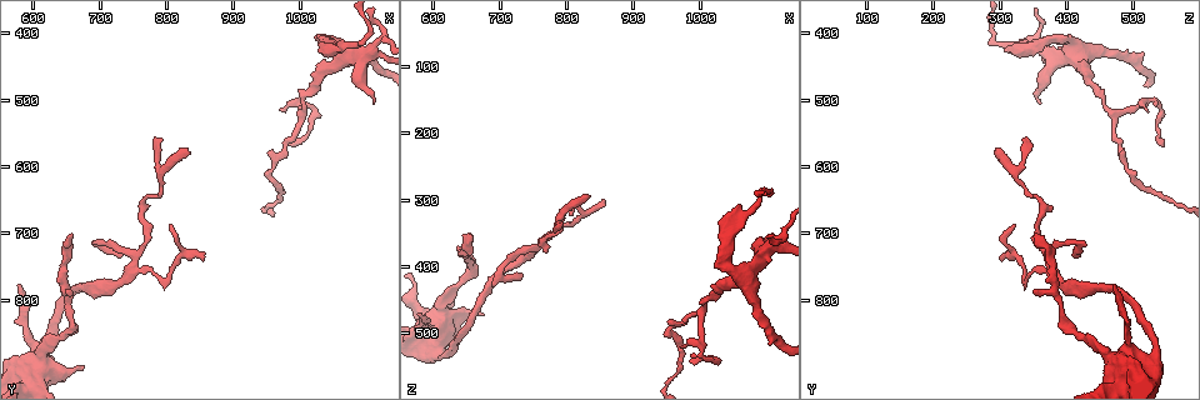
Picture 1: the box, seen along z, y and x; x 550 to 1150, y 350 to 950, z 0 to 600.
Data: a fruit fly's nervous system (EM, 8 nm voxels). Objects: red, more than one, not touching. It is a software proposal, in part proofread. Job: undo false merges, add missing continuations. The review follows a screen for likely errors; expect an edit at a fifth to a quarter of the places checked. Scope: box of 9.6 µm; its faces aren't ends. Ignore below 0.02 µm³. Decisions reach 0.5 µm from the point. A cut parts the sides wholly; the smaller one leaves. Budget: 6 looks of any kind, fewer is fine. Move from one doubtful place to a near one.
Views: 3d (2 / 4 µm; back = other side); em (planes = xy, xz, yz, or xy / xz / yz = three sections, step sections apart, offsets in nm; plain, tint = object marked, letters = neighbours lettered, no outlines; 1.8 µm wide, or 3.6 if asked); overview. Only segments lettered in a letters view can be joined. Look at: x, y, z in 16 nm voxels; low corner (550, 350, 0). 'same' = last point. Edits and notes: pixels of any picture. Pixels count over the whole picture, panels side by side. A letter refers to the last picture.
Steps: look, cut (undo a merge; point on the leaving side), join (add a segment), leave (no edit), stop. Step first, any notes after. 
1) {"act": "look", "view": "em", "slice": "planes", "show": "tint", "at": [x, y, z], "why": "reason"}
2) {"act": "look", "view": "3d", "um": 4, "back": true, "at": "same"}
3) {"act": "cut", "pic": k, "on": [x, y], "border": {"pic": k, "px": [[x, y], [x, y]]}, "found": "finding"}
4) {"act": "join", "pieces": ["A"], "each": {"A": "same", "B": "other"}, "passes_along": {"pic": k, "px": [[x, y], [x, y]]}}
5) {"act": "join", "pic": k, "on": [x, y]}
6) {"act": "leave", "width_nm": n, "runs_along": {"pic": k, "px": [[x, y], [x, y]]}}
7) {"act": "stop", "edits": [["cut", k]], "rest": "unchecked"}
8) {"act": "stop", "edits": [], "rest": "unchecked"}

{"act": "look", "view": "3d", "um": 4, "at": [835, 580, 295], "why": "tapers out"}

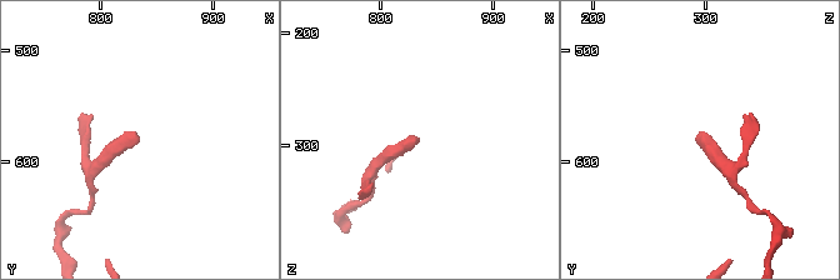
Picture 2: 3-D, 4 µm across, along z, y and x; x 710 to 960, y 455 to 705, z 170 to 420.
{"act": "look", "view": "em", "um": 3.6, "slice": "planes", "show": "letters", "at": [832, 582, 296]}

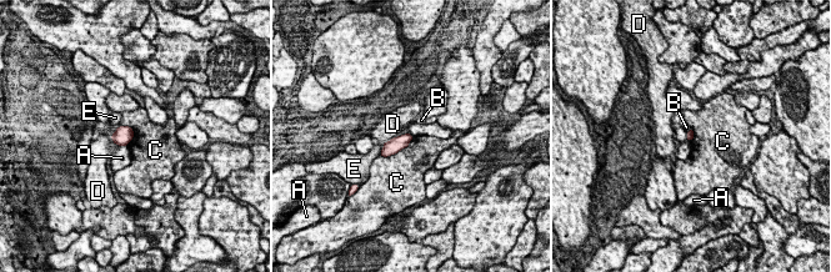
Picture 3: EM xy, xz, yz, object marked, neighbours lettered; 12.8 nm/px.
{"act": "leave", "width_nm": 100, "each": {"A": "other", "B": "other", "C": "other", "D": "other", "E": "other"}, "border": {"pic": 3, "px": [[414, 136], [396, 152], [380, 156]]}, "found": "no lettered segment goes on from it"}

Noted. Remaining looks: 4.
{"act": "look", "view": "3d", "um": 2, "at": [1110, 505, 360], "why": "free end"}

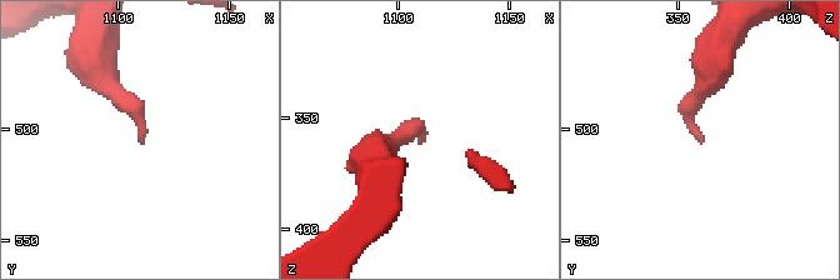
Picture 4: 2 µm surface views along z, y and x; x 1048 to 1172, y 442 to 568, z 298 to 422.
{"act": "look", "view": "em", "slice": "xy", "step": 16, "show": "tint", "at": [1109, 505, 361]}

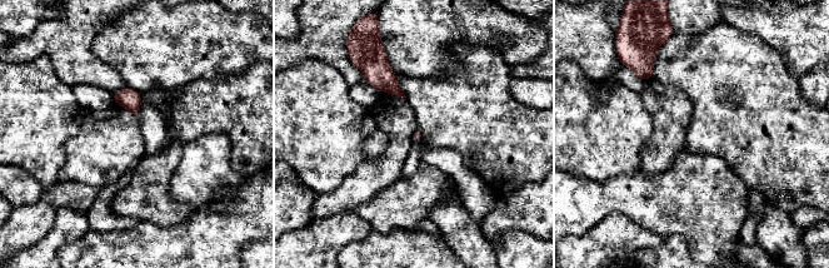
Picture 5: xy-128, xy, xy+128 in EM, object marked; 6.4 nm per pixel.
{"act": "look", "view": "em", "slice": "yz", "step": 4, "show": "letters", "at": "same", "why": "cut it another way"}

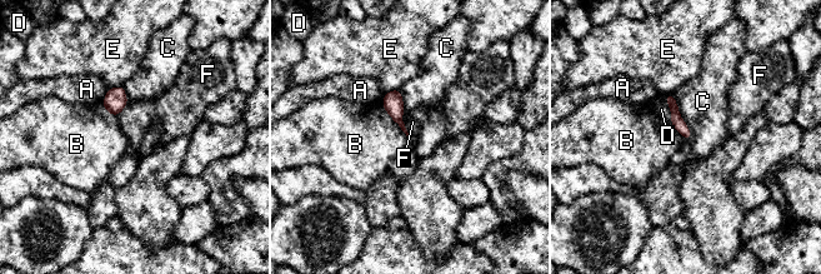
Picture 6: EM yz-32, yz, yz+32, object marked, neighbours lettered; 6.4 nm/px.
{"act": "leave", "each": {"A": "other", "B": "other", "C": "other", "D": "other", "E": "other", "F": "other"}, "border": {"pic": 6, "px": [[403, 113], [403, 123], [410, 139]]}, "found": "none of them fits"}

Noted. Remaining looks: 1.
{"act": "look", "view": "em", "slice": "planes", "show": "letters", "at": [800, 685, 320], "why": "free end"}

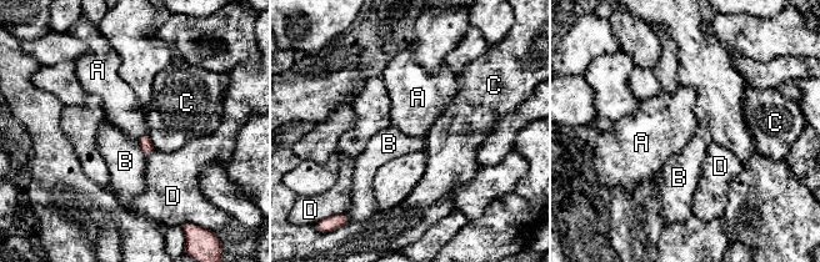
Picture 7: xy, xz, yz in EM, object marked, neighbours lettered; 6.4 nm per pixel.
{"act": "leave", "each": {"A": "other", "B": "other", "C": "other", "D": "other"}, "border": {"pic": 7, "px": [[146, 132], [138, 139]]}, "found": "no lettered segment goes on from it"}

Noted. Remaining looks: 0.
{"act": "stop", "edits": [], "rest": "unchecked"}

